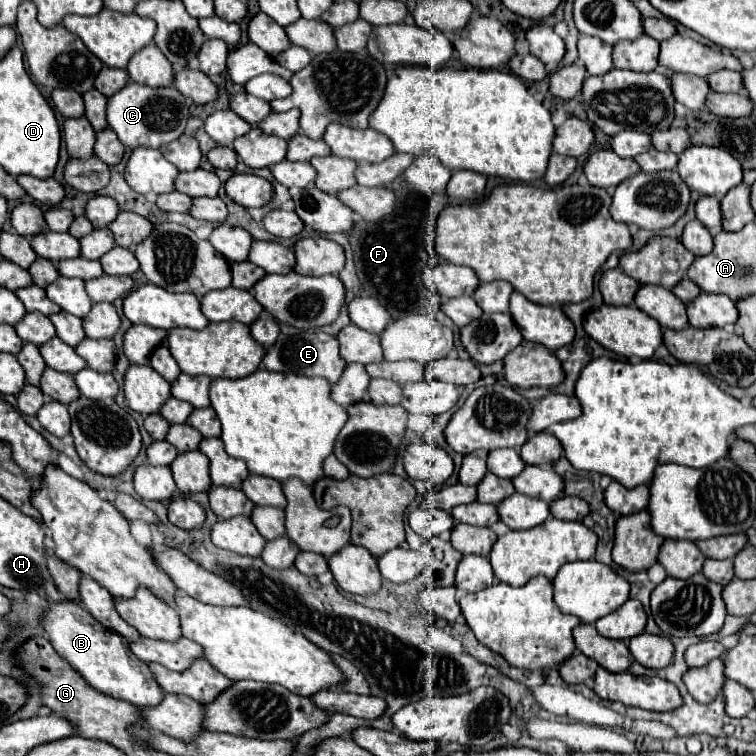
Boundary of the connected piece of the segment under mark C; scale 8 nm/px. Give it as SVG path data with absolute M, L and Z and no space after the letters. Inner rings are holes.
M129 81L107 103L107 123L117 133L119 141L129 149L139 149L139 147L159 149L163 143L179 139L183 135L187 119L189 119L189 109L185 97L173 85L163 89L153 89Z

